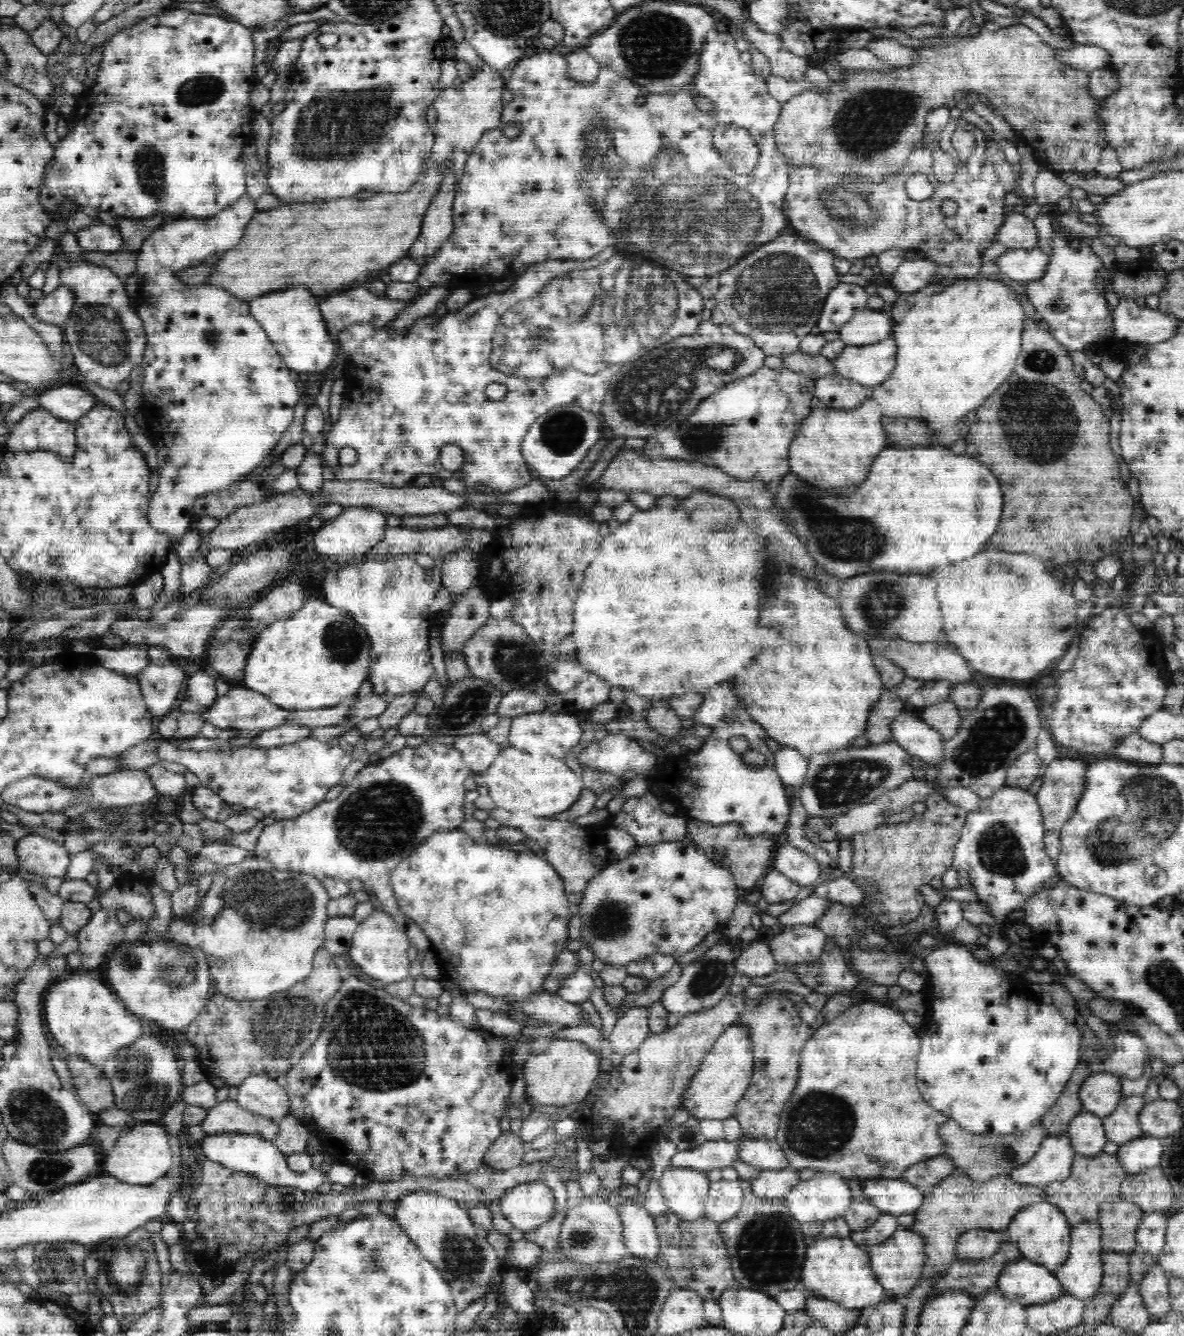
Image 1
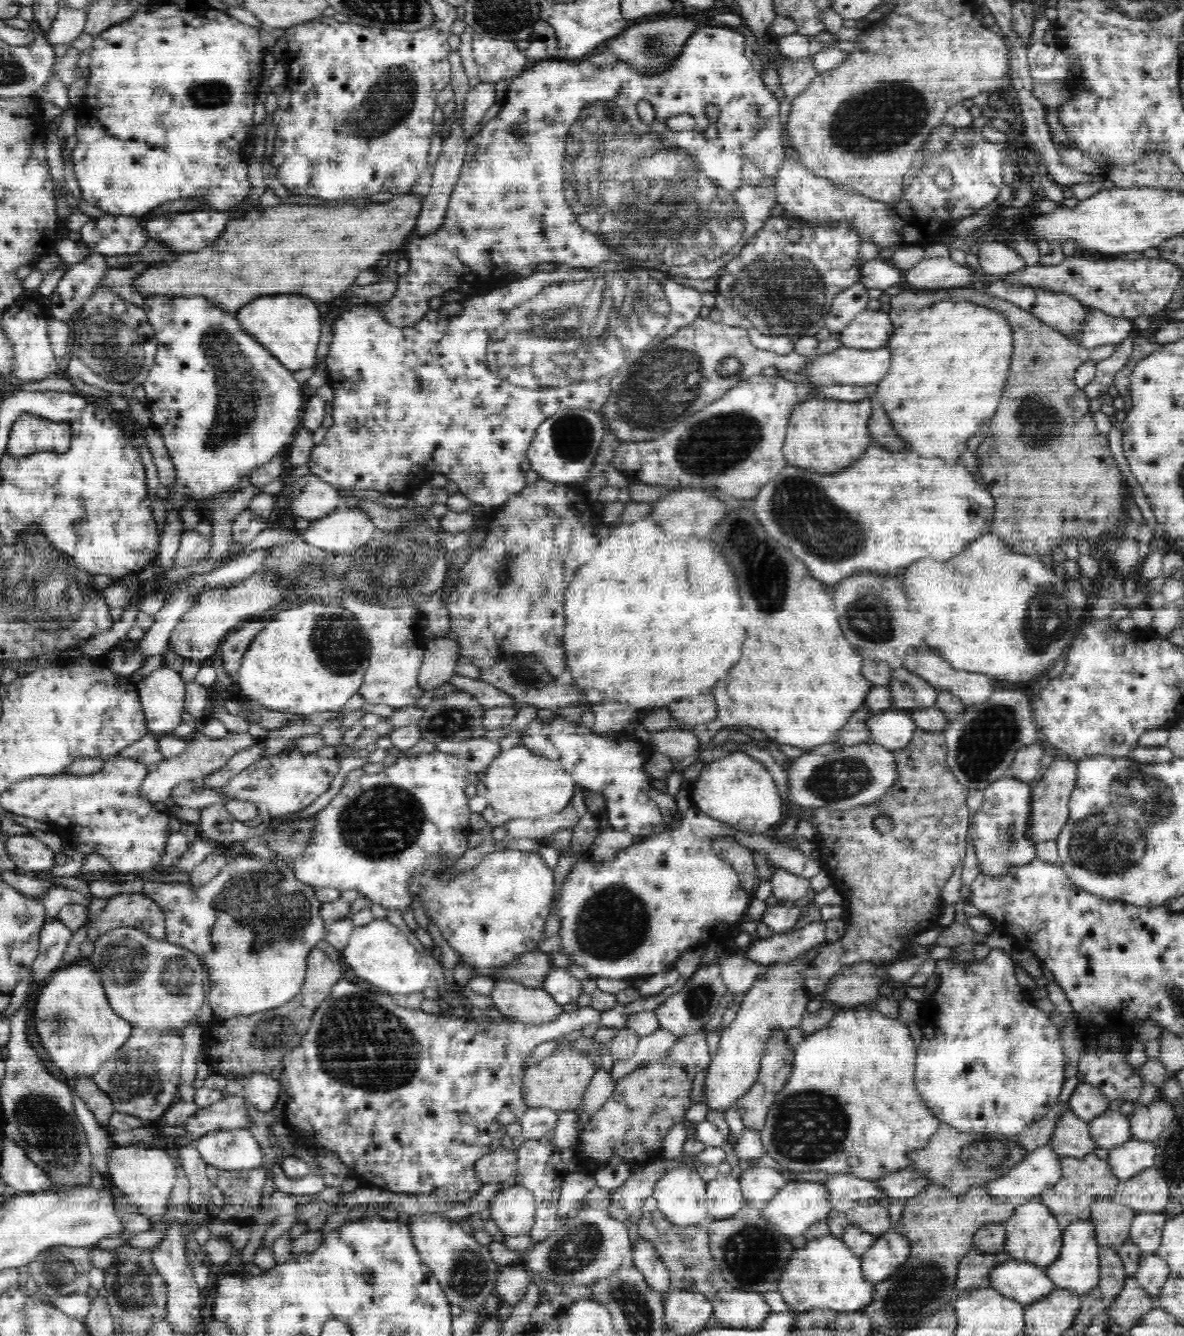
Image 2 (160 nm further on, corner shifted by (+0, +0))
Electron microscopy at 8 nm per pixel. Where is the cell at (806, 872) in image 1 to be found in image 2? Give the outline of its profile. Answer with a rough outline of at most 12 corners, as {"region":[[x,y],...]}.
{"region":[[691,806],[674,830],[574,865],[551,902],[589,977],[672,968],[752,895],[712,842],[816,859]]}

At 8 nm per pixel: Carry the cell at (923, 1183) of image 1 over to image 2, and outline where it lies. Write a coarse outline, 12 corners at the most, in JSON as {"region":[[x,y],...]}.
{"region":[[911,1165],[878,1179],[887,1198],[902,1202],[930,1185]]}

